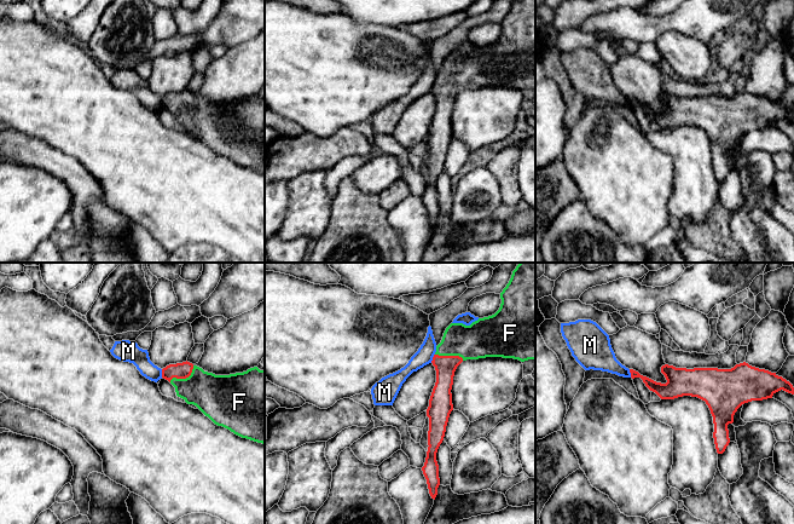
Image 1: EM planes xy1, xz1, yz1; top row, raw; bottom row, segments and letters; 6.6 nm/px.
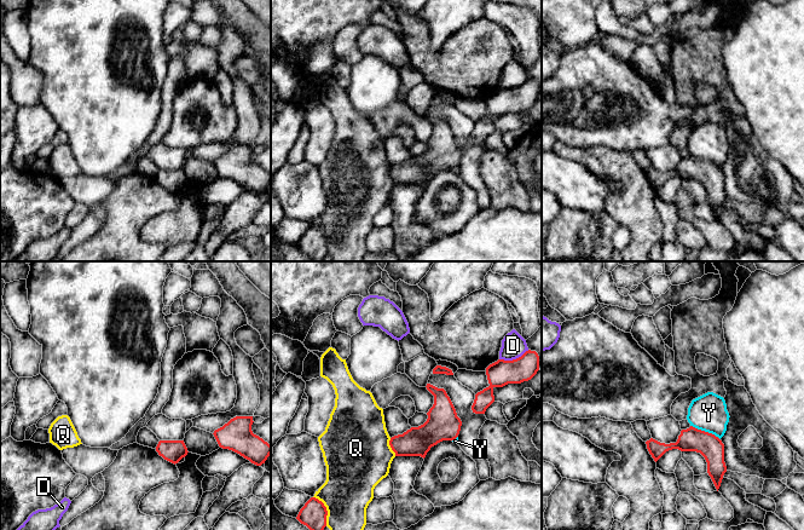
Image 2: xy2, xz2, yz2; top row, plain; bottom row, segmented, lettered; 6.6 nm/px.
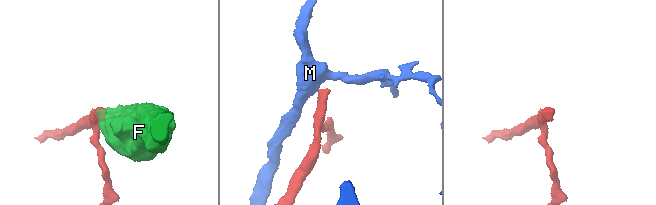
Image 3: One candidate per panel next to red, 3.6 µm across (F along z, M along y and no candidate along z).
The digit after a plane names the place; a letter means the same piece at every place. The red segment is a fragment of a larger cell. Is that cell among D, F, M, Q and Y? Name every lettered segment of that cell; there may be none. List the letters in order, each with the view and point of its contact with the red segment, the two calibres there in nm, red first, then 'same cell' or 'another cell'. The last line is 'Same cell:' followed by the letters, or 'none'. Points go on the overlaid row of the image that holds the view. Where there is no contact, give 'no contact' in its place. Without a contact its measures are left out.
D: contact xz2 (514, 359); calibres 170 and 160 nm; another cell
F: contact xy1 (184, 378); calibres 110 and 280 nm; same cell
M: contact xz1 (433, 358); calibres 140 and 120 nm; another cell
Q: contact xz2 (325, 510); calibres 180 and 320 nm; another cell
Y: contact yz2 (704, 431); calibres 160 and 240 nm; another cell
Same cell: F

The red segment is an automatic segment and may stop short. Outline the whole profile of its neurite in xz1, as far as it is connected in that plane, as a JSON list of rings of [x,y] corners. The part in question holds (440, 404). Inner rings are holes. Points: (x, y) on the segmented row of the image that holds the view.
[[[535,263],[516,266],[500,299],[500,307],[492,316],[470,326],[451,323],[431,361],[436,382],[427,409],[429,447],[422,471],[434,500],[440,485],[436,453],[453,410],[451,390],[457,367],[463,361],[486,357],[535,359]]]

